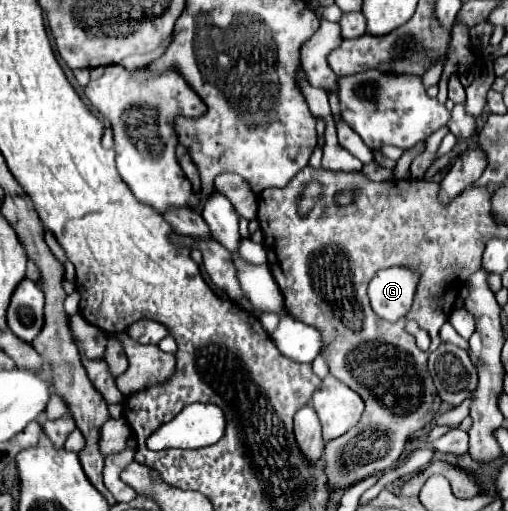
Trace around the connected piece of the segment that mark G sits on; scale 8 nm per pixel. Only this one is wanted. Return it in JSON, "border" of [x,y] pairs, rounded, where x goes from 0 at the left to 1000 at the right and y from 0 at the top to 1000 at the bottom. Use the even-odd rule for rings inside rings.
{"border":[[[797,519],[750,526],[726,554],[734,609],[758,628],[781,628],[809,605],[825,538]]]}

